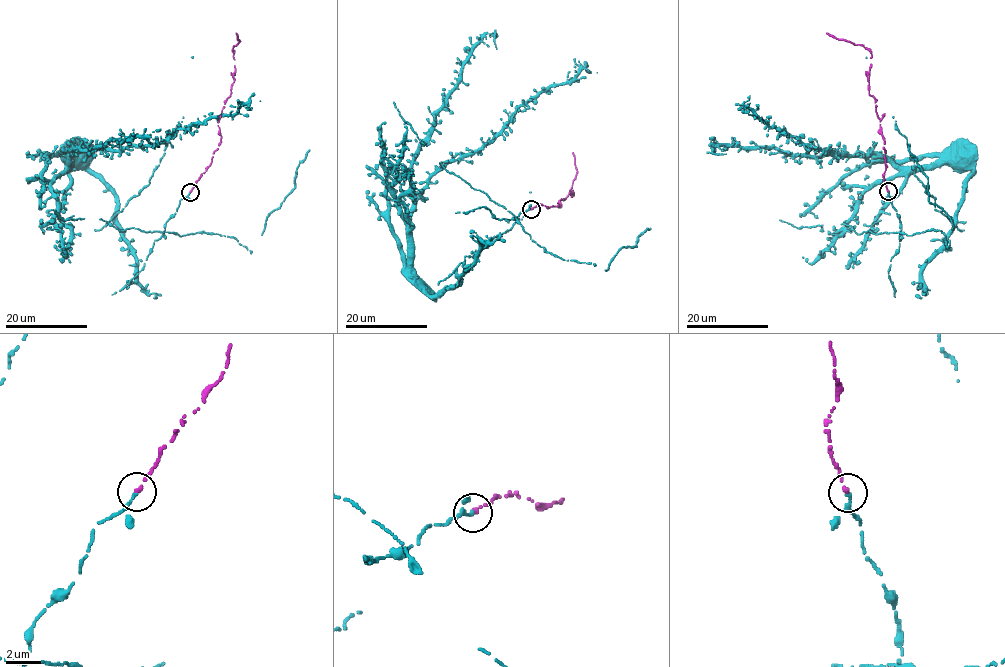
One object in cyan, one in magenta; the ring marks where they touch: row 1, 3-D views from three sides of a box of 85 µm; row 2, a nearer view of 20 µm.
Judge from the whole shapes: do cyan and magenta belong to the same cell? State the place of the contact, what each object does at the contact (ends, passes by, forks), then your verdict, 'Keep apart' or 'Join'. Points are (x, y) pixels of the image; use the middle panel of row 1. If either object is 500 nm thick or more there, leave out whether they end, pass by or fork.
Place: (531, 209). At the ring cyan ends. At the ring magenta ends. Join

